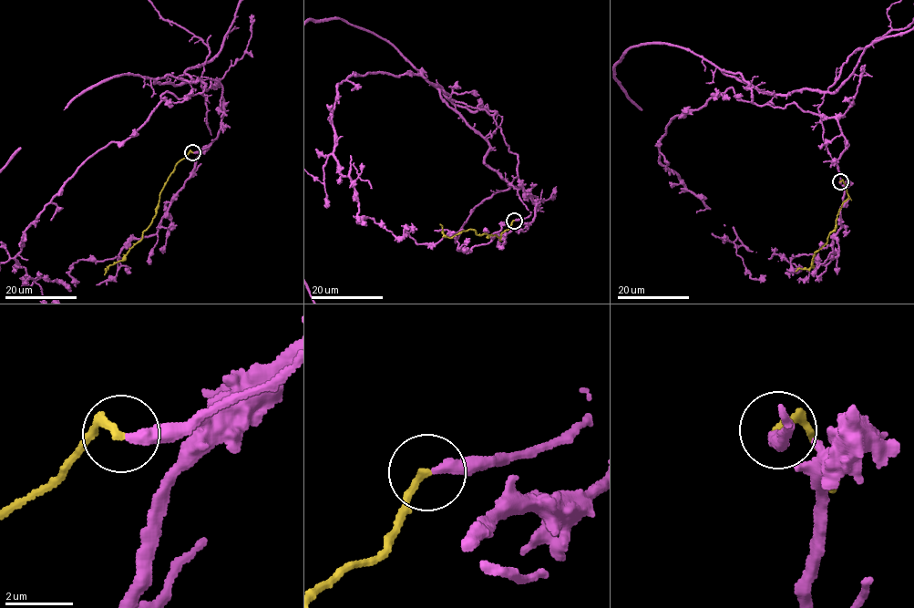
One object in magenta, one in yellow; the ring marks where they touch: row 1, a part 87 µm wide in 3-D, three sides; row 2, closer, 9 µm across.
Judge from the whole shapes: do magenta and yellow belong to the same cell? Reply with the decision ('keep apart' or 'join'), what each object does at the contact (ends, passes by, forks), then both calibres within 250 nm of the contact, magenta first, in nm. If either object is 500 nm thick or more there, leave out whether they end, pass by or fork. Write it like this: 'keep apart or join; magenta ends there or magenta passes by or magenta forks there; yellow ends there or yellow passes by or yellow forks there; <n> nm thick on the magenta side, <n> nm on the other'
join; magenta ends there; yellow ends there; 360 nm thick on the magenta side, 240 nm on the other

